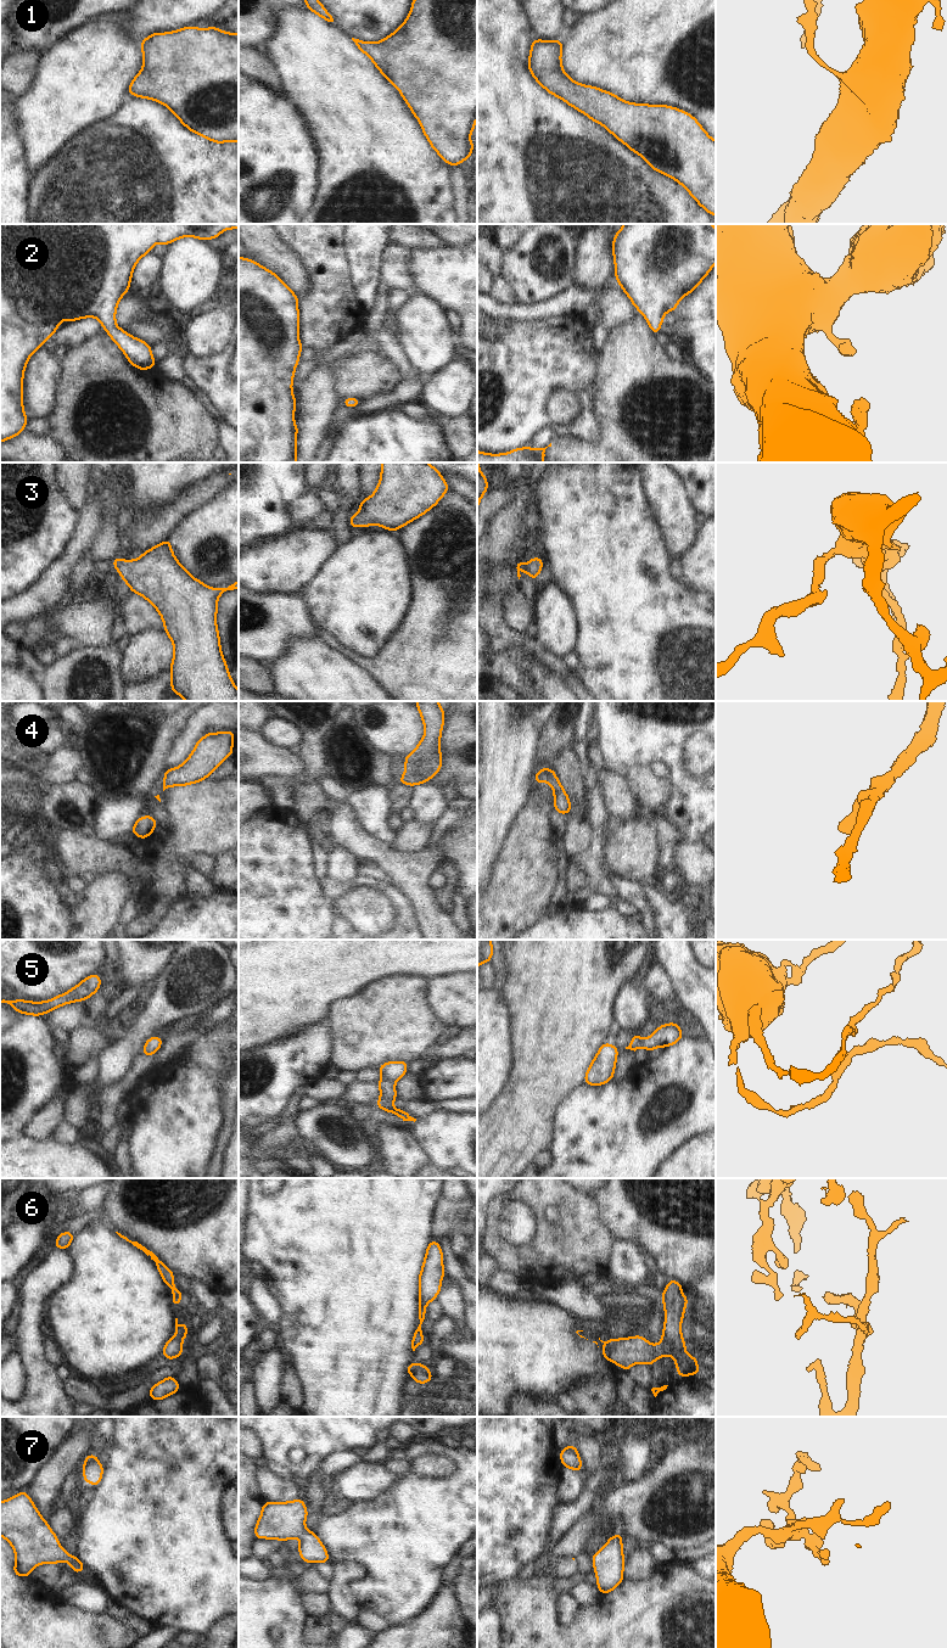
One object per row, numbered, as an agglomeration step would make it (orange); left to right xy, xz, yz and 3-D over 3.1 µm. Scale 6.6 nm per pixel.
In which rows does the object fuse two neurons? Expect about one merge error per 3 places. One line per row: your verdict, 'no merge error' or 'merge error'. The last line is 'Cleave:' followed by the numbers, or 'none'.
1: no merge error
2: no merge error
3: no merge error
4: no merge error
5: no merge error
6: merge error
7: no merge error
Cleave: 6

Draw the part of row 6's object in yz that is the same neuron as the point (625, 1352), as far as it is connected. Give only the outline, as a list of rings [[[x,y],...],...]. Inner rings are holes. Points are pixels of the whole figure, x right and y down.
[[[635,1335],[632,1338],[623,1339],[609,1339],[607,1341],[599,1340],[604,1344],[604,1349],[601,1350],[601,1355],[604,1358],[610,1362],[616,1363],[618,1367],[622,1367],[624,1372],[627,1372],[635,1363],[646,1363],[649,1367],[652,1367],[652,1363],[656,1358],[662,1358],[666,1355],[673,1356],[673,1349],[669,1341],[662,1339],[659,1345],[651,1345],[644,1336]]]

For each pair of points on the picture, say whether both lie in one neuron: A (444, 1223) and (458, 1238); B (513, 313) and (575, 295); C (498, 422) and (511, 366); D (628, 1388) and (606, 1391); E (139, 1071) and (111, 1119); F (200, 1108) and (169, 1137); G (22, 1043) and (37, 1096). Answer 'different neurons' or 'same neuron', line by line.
A: different neurons
B: same neuron
C: same neuron
D: different neurons
E: same neuron
F: same neuron
G: same neuron

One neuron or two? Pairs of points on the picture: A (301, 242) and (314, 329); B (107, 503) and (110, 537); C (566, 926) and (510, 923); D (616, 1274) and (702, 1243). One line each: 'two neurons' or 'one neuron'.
A: one neuron
B: one neuron
C: two neurons
D: two neurons

